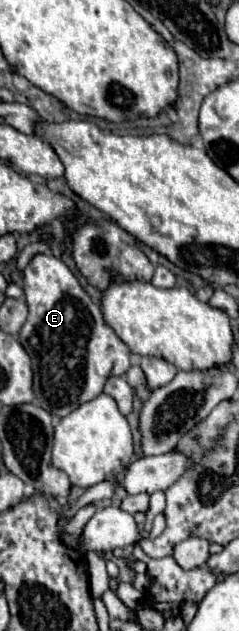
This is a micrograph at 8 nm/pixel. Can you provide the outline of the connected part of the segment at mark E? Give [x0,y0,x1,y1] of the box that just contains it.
[18,254,130,418]

